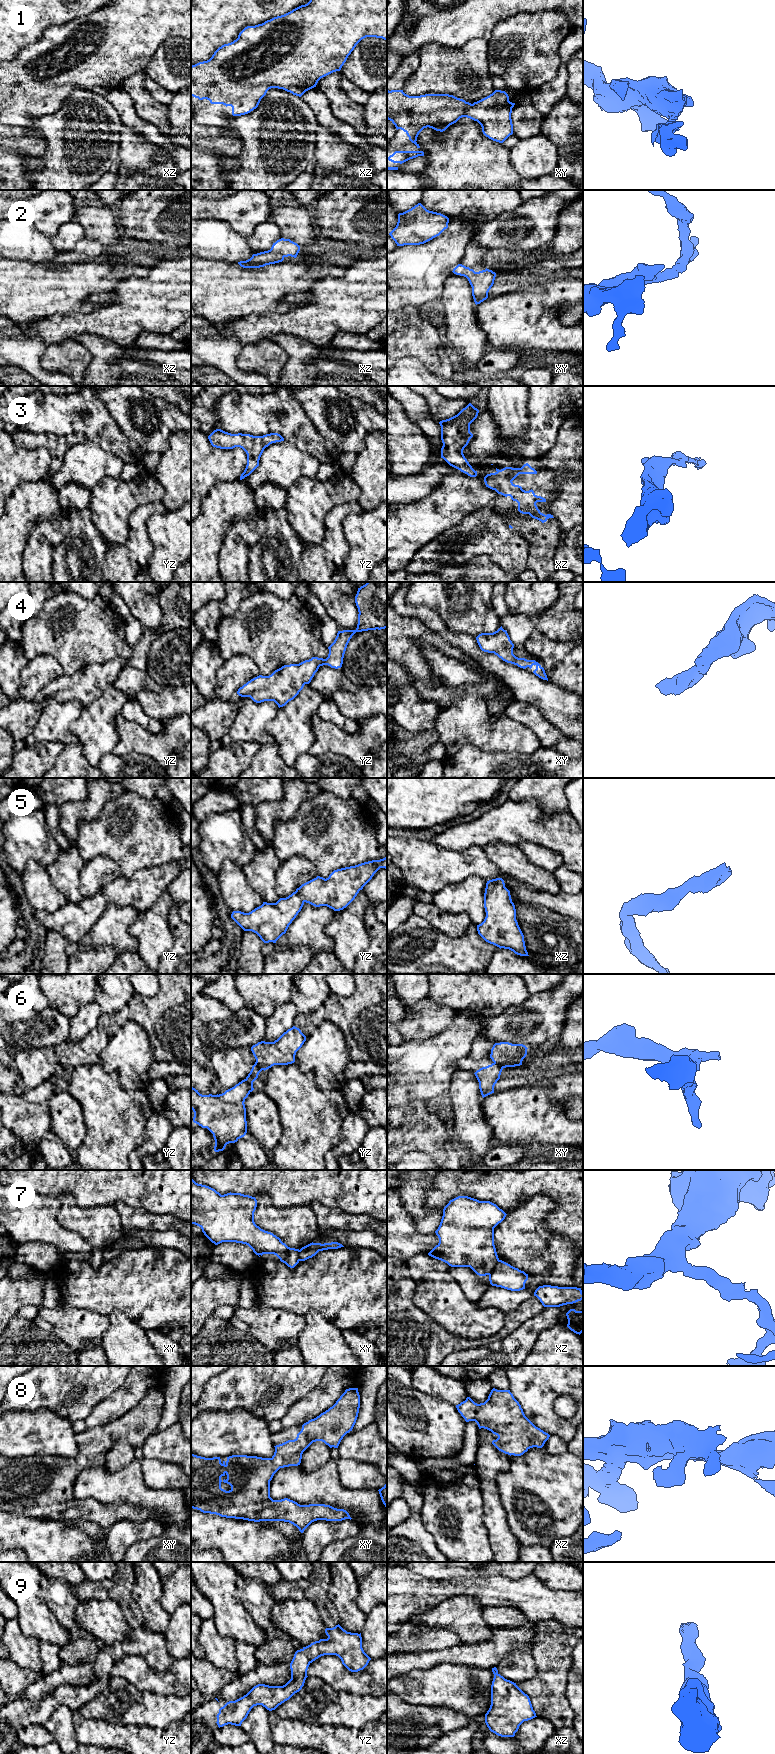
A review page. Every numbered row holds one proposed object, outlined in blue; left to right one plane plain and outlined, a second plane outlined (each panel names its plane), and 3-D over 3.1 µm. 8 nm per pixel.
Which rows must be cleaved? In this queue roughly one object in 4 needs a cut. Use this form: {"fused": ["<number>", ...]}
{"fused": ["6", "7"]}

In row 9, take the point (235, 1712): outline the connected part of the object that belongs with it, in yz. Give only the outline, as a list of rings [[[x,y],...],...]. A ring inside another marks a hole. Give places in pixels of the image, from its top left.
[[[339,1624],[326,1628],[327,1639],[320,1639],[297,1650],[290,1663],[291,1679],[283,1686],[258,1684],[246,1695],[227,1702],[219,1709],[217,1725],[223,1727],[231,1724],[241,1726],[254,1706],[262,1705],[267,1710],[275,1710],[289,1700],[304,1686],[309,1665],[324,1655],[338,1656],[342,1664],[351,1672],[363,1670],[371,1660],[362,1648],[361,1633],[351,1633]]]

